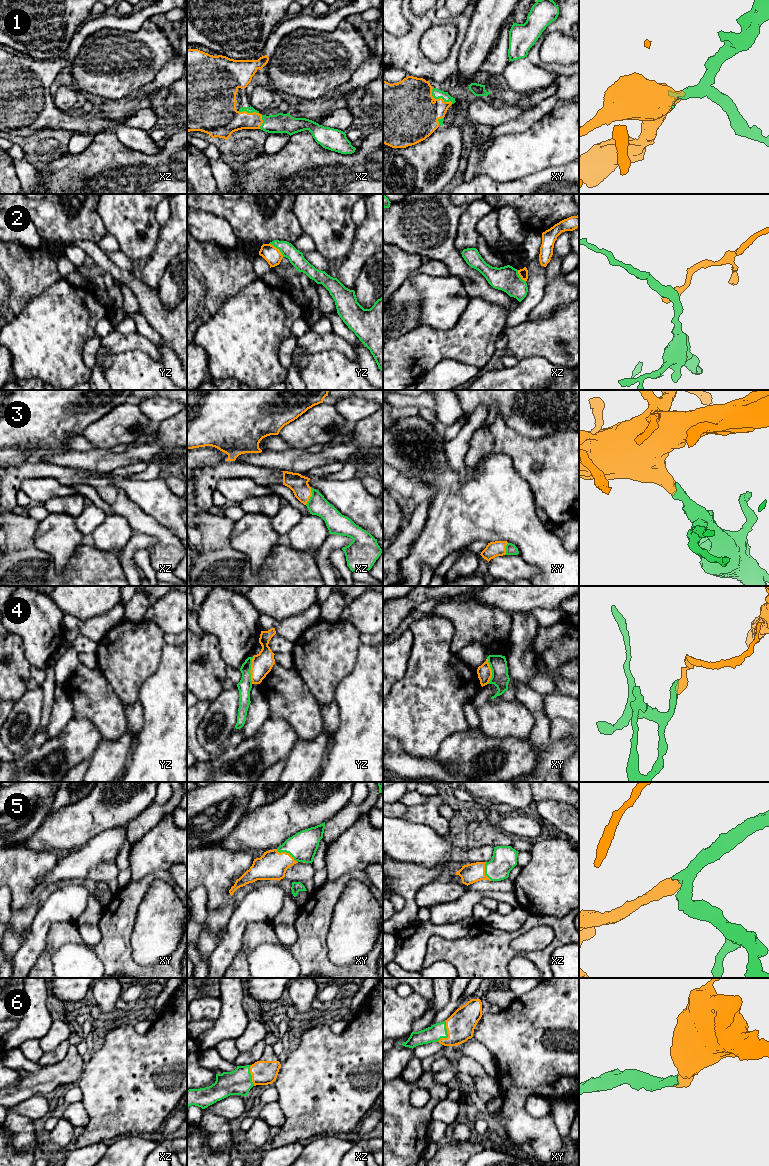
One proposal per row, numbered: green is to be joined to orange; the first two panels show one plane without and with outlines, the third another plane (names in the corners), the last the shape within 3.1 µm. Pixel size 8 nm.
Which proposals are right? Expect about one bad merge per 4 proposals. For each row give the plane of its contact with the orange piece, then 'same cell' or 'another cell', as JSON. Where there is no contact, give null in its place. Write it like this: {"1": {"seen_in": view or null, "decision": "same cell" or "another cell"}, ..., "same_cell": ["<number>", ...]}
{"1": {"seen_in": "xz", "decision": "same cell"}, "2": {"seen_in": "yz", "decision": "another cell"}, "3": {"seen_in": "xz", "decision": "same cell"}, "4": {"seen_in": "yz", "decision": "another cell"}, "5": {"seen_in": "xy", "decision": "same cell"}, "6": {"seen_in": "xy", "decision": "same cell"}, "same_cell": ["1", "3", "5", "6"]}

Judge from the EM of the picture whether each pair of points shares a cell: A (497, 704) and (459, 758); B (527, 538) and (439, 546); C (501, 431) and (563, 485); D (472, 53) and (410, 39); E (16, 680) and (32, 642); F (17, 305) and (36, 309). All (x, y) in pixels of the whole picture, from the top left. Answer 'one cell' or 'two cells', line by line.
A: two cells
B: one cell
C: one cell
D: two cells
E: two cells
F: two cells

